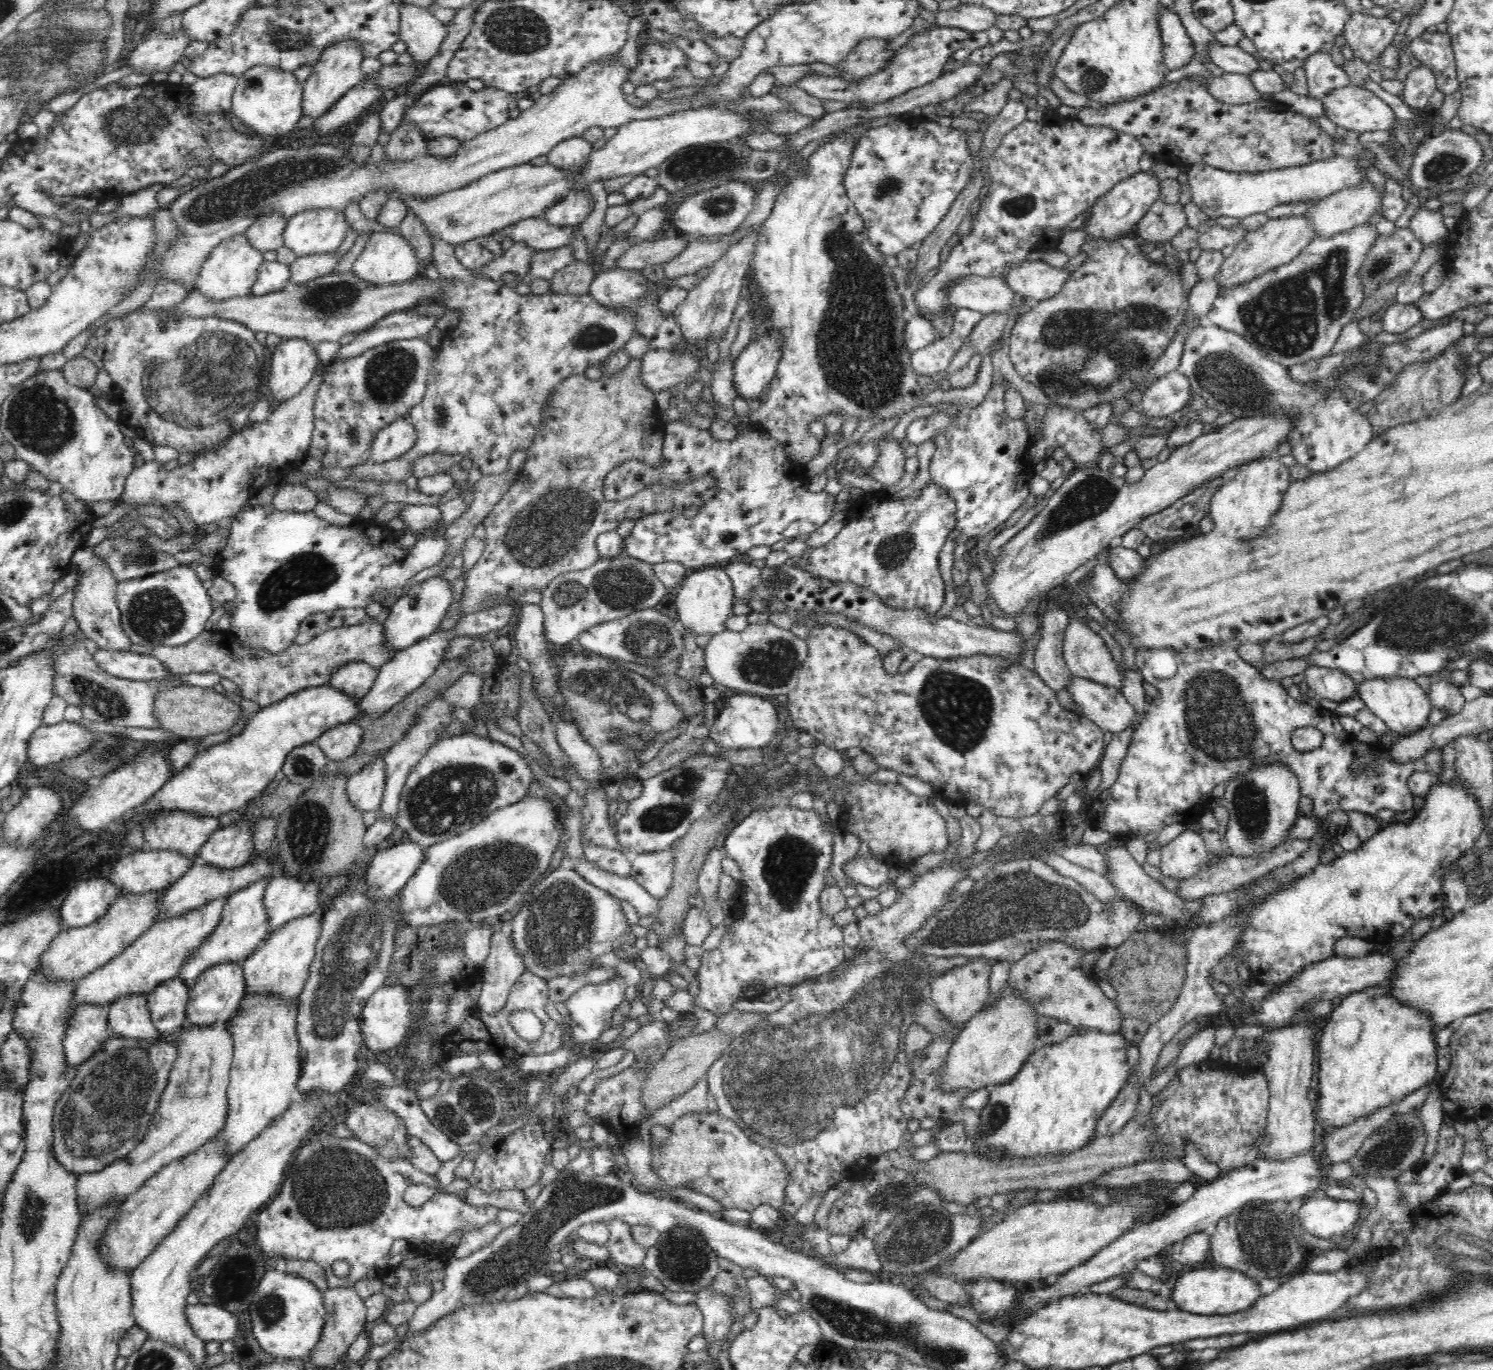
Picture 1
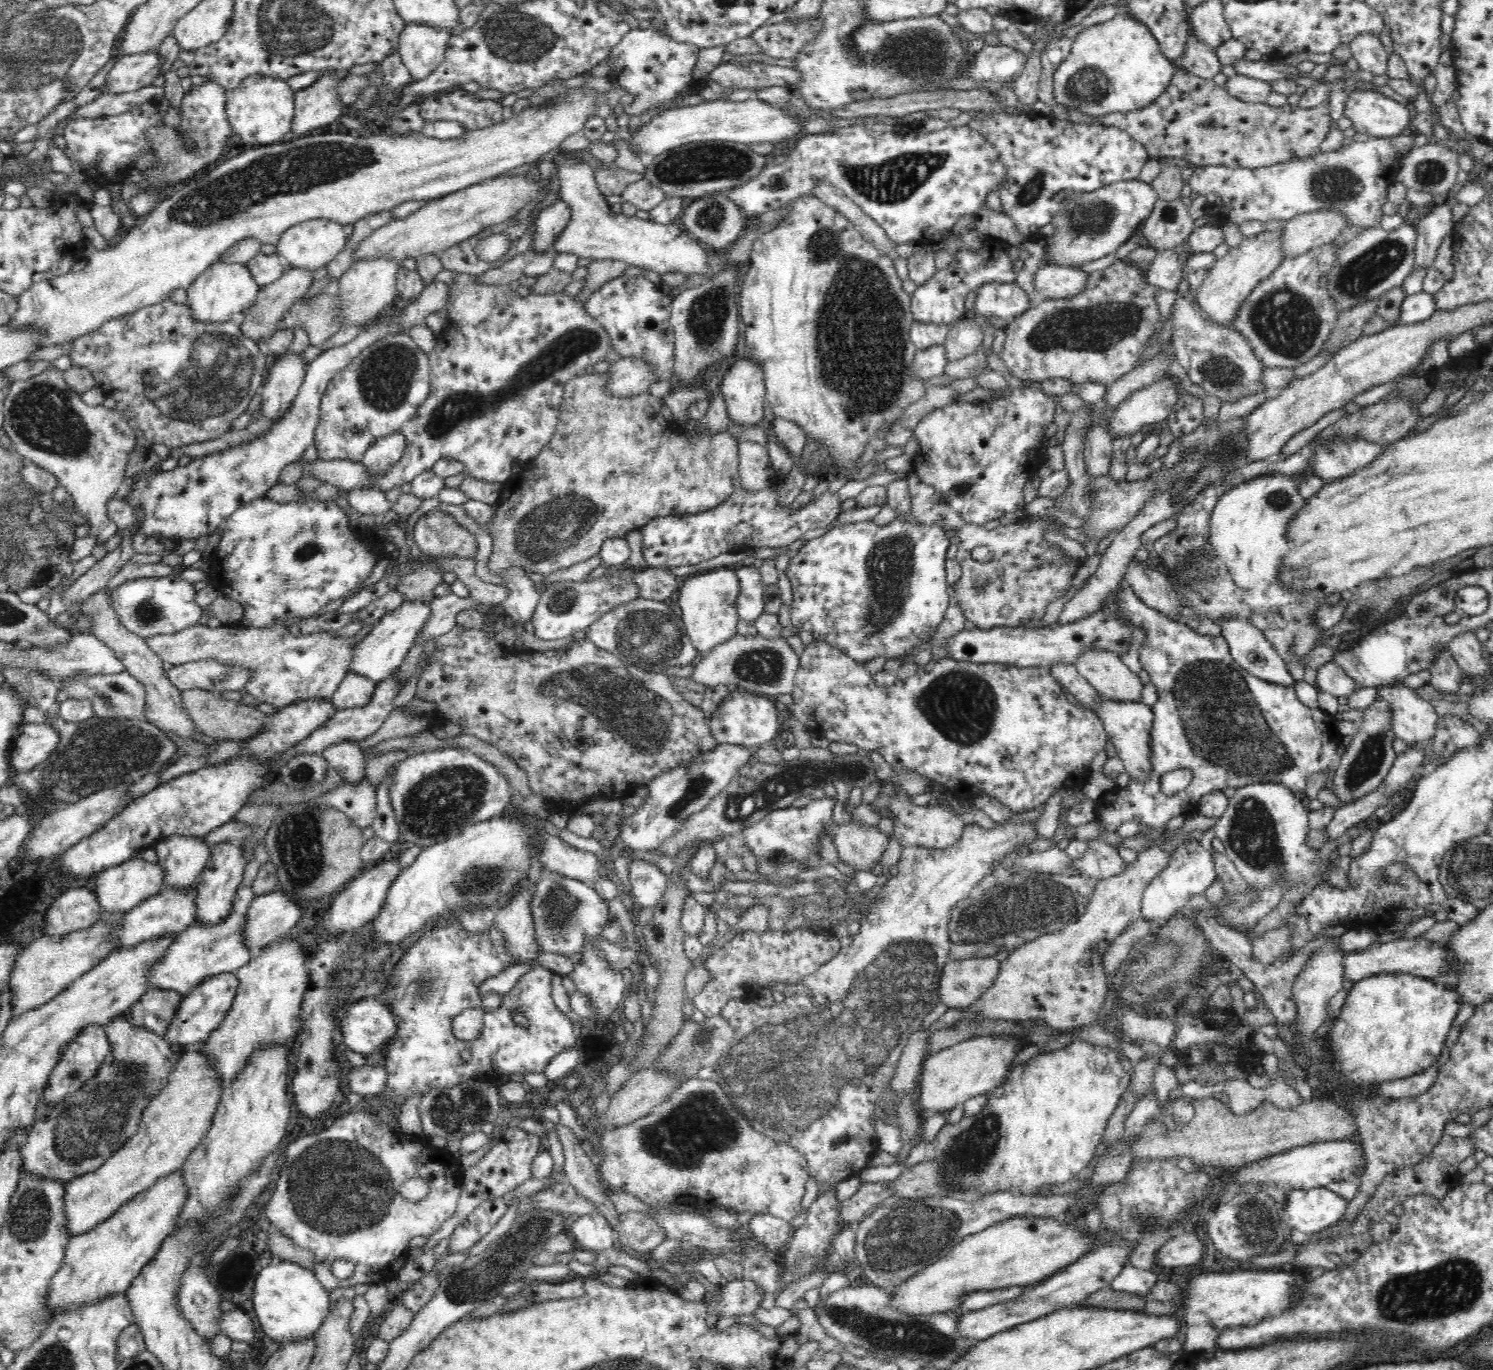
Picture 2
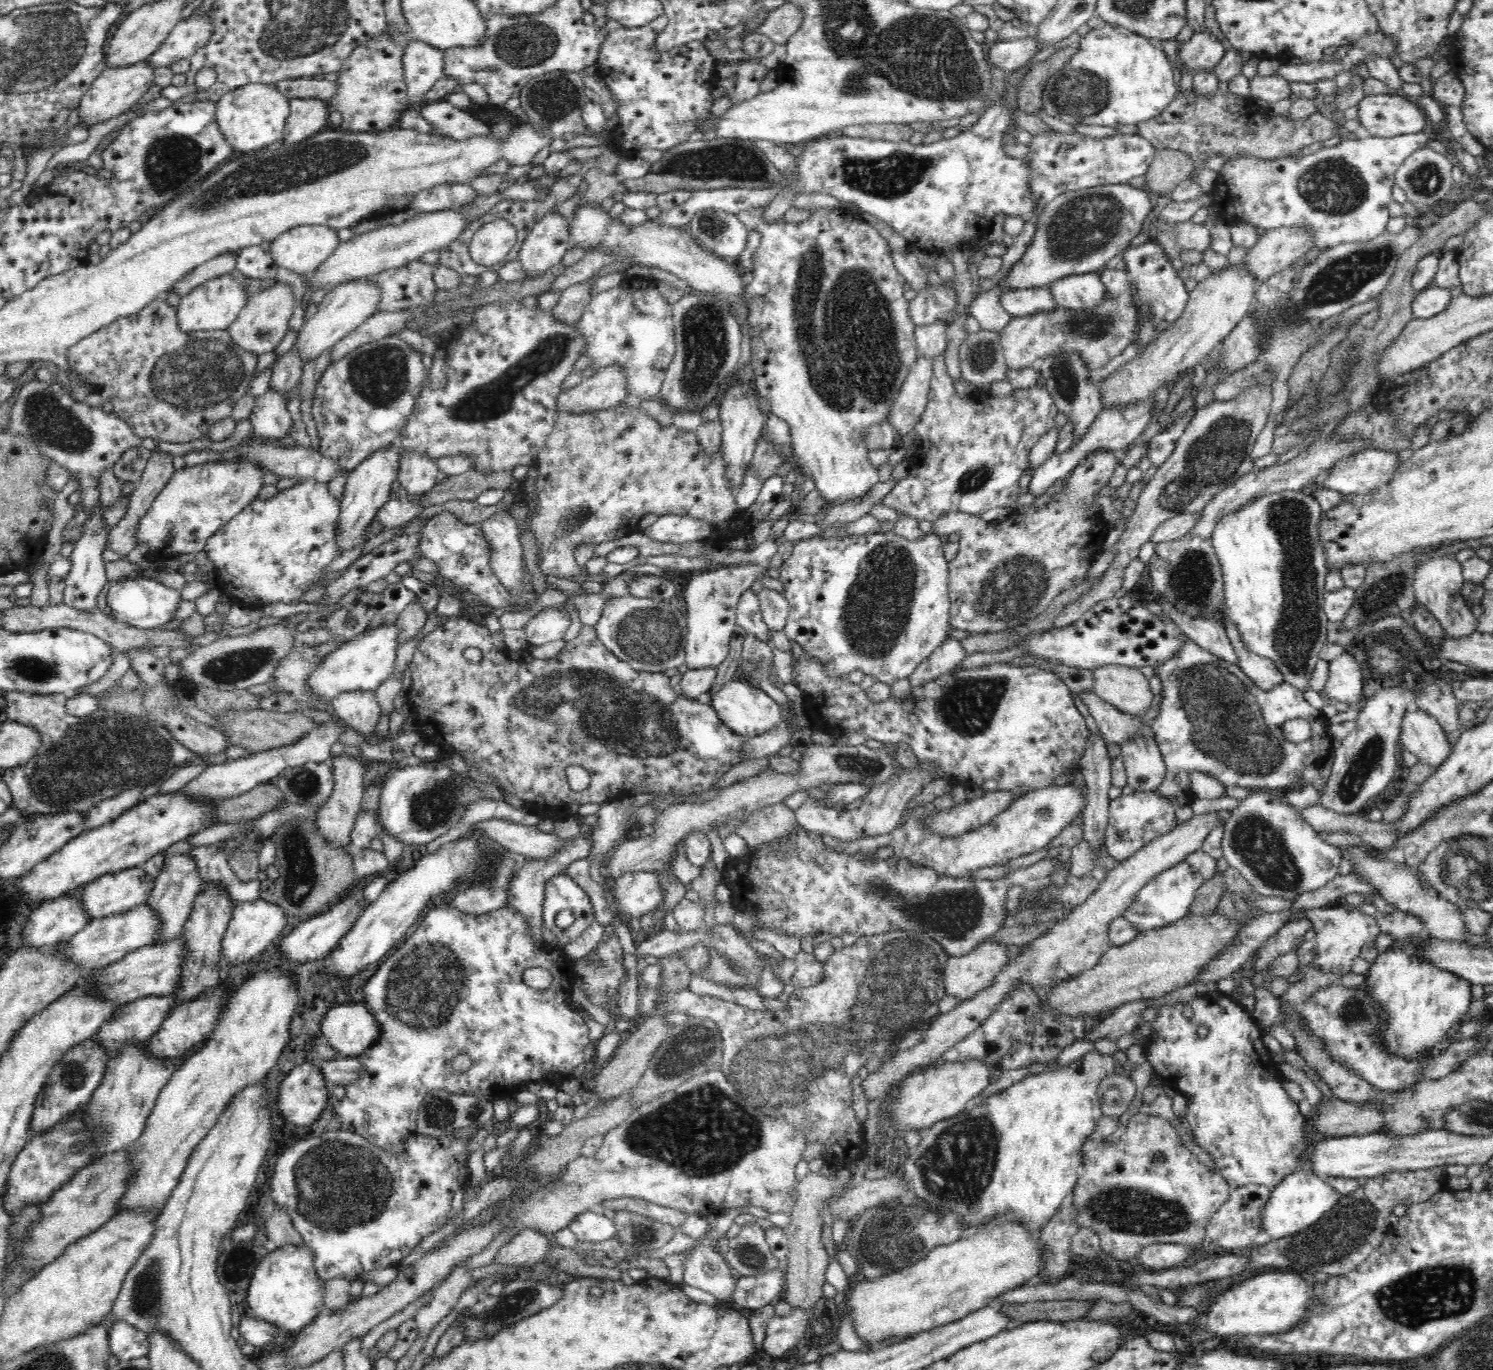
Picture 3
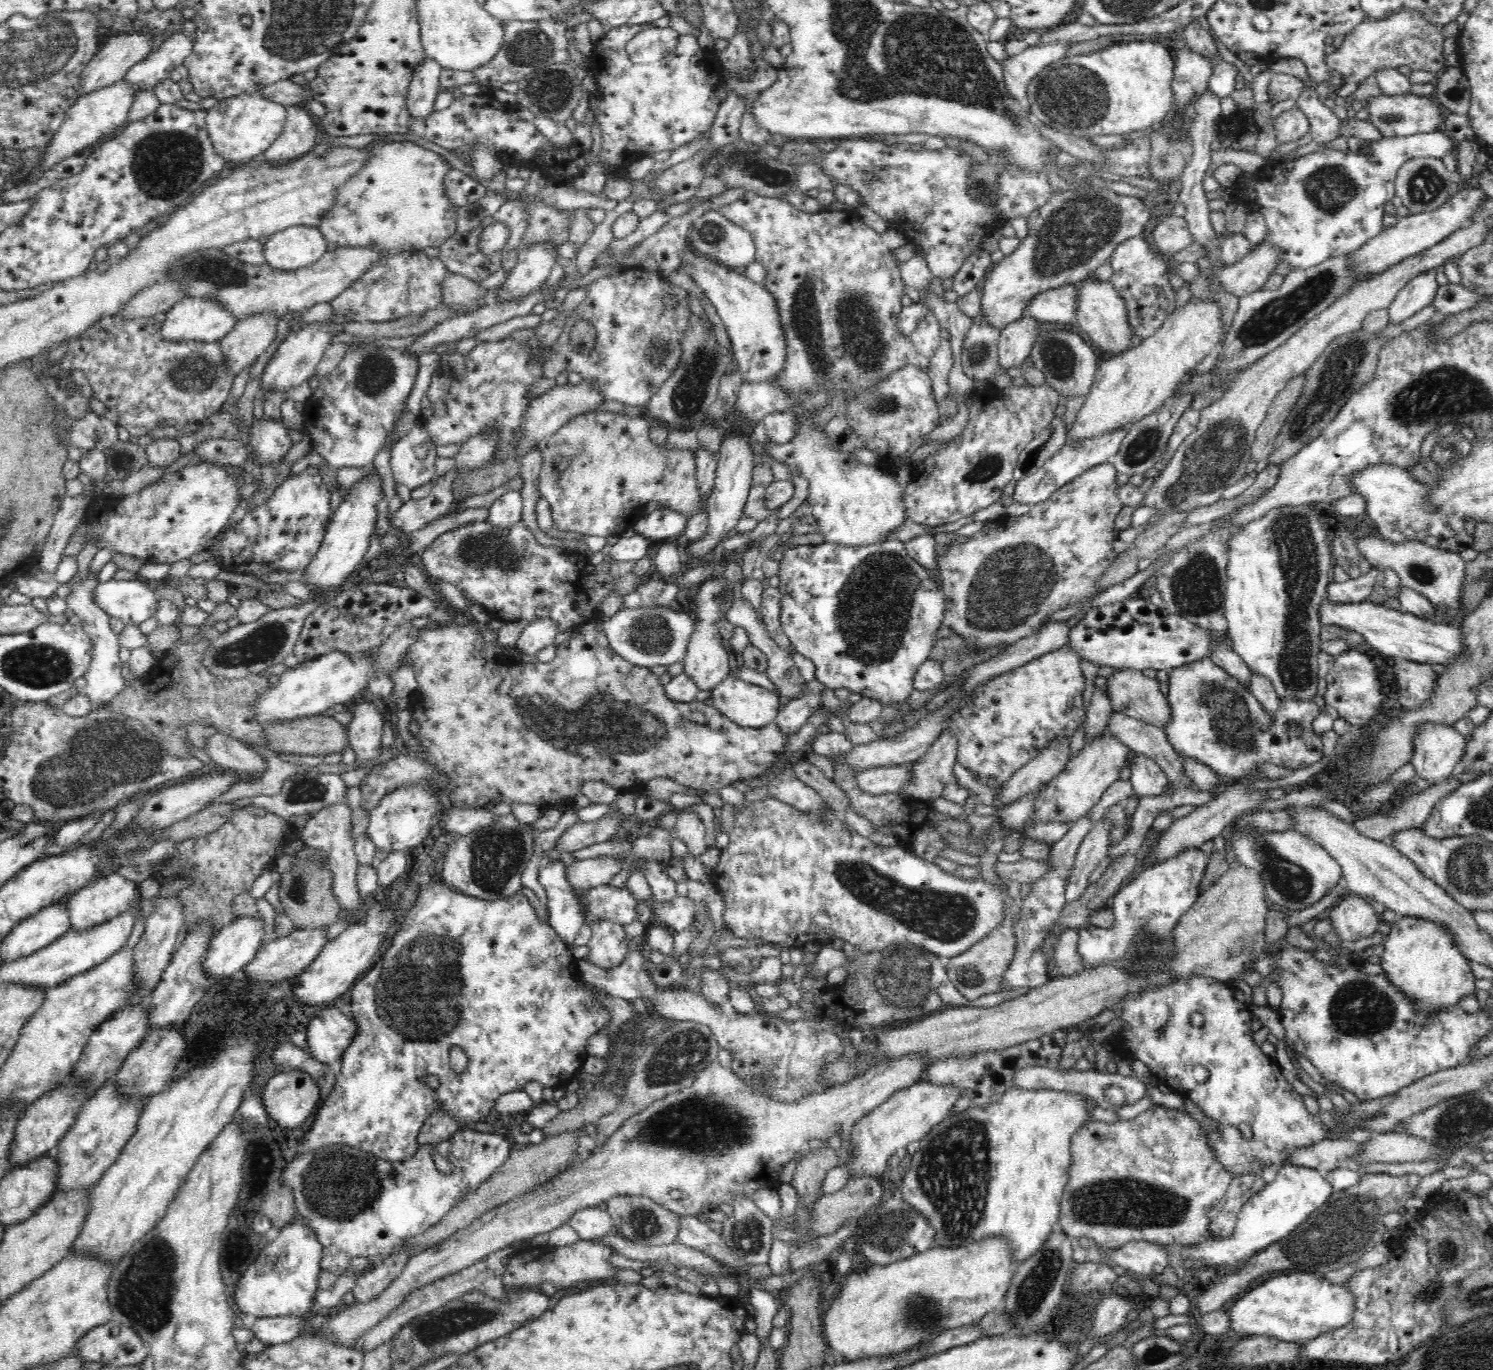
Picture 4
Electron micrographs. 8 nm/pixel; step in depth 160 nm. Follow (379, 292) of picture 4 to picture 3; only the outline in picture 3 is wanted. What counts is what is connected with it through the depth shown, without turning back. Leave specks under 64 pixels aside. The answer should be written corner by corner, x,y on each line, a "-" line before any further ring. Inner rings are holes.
419,259
372,275
372,281
380,287
380,300
374,313
428,305
438,290
433,279
435,266

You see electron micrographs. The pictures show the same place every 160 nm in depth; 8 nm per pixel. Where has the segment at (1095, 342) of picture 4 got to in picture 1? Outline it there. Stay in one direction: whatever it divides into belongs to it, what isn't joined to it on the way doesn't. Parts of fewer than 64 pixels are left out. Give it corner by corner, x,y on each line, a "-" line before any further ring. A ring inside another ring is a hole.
1026,260
1018,267
1006,269
1001,277
1019,297
1037,303
1060,292
1069,274
1064,269
1052,268
1041,260

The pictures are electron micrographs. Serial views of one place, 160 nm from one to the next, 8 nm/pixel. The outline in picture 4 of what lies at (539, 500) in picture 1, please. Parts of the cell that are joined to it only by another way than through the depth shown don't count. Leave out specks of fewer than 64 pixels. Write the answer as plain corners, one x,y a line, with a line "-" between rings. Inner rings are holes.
592,411
578,416
574,416
570,422
567,422
565,425
562,425
562,428
558,429
558,432
547,436
544,440
541,440
536,449
542,453
542,464
543,467
538,482
538,491
544,499
550,504
550,509
552,509
552,519
554,519
554,526
561,532
575,532
582,535
591,535
608,538
609,536
622,536
622,534
634,528
636,522
640,520
642,514
645,511
645,507
650,502
656,502
660,507
670,508
674,511
677,511
680,514
684,514
686,517
694,517
695,514
698,514
699,511
707,509
707,502
703,502
703,495
699,490
699,485
696,477
696,462
695,462
695,452
690,449
670,449
668,443
662,444
661,446
656,445
650,439
650,427
651,422
646,416
643,415
625,415
620,413
614,413
611,411

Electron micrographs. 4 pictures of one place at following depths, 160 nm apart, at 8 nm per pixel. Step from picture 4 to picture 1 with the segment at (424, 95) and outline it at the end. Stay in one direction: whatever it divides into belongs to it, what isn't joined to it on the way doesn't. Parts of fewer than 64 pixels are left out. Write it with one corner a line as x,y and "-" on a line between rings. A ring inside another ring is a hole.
412,4
400,8
400,37
416,63
428,63
440,50
448,36
446,24
441,24
431,10

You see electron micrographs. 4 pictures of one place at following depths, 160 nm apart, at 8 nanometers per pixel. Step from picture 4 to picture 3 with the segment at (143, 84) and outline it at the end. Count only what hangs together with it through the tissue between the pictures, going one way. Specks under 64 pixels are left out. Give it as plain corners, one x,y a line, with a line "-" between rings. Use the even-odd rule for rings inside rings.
211,11
207,14
192,14
181,20
170,32
166,41
148,60
154,68
168,67
184,58
190,59
198,49
204,48
214,32

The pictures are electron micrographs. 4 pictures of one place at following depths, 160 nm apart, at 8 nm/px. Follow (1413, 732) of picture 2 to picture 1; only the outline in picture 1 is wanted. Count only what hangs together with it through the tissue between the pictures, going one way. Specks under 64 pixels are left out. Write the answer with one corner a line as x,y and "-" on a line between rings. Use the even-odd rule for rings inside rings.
1393,676
1388,679
1366,679
1357,686
1356,695
1363,700
1370,712
1387,724
1388,729
1392,729
1401,736
1408,737
1408,734
1412,735
1412,731
1420,727
1424,728
1433,709
1429,696
1414,679
1401,676

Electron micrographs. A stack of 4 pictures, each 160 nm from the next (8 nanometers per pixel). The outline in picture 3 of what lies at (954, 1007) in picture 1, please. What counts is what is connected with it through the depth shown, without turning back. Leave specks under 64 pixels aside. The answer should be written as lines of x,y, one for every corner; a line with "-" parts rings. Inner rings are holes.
985,941
973,952
950,957
945,969
945,993
958,1001
977,996
978,991
990,988
1002,968
1010,962
1008,947

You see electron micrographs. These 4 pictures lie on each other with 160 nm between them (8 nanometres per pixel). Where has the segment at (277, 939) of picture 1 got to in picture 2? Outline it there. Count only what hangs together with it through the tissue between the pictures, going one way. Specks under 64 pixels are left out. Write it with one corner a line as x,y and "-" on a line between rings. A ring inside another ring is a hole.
282,938
268,948
262,948
258,957
250,959
235,976
239,987
230,1011
208,1040
198,1047
221,1074
223,1089
242,1072
254,1051
274,1043
291,1044
294,1040
303,996
309,984
308,957
294,938

